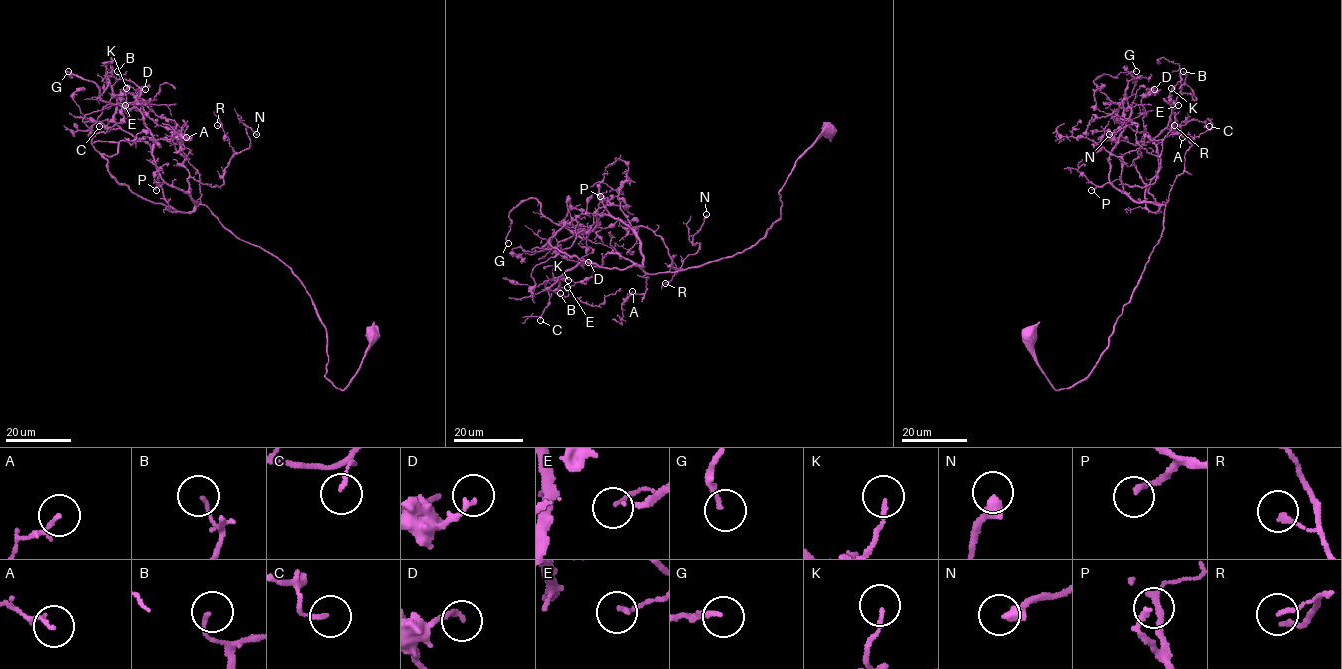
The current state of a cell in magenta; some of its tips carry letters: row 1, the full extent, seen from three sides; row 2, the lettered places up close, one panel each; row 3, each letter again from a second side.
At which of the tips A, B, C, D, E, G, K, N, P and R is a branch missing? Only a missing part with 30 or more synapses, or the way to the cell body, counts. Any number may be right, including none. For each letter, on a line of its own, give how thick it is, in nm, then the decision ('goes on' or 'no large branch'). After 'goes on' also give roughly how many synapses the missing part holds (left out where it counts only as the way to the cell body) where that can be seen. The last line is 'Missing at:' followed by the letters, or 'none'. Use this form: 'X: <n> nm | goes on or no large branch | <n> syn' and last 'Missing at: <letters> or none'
A: 120 nm | no large branch
B: 120 nm | no large branch
C: 130 nm | no large branch
D: 170 nm | no large branch
E: 160 nm | no large branch
G: 160 nm | no large branch
K: 140 nm | no large branch
N: 420 nm | goes on | 40 syn
P: 200 nm | goes on | 60 syn
R: 150 nm | no large branch
Missing at: N, P

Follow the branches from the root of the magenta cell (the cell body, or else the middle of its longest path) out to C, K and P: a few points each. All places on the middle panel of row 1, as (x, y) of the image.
C: (827, 130), (751, 247), (654, 274), (616, 253), (581, 261), (540, 320)
K: (827, 130), (797, 160), (781, 218), (751, 247), (654, 274), (608, 252), (555, 278), (568, 280)
P: (827, 130), (797, 160), (779, 191), (781, 218), (764, 237), (697, 266), (646, 274), (641, 241), (600, 196)

